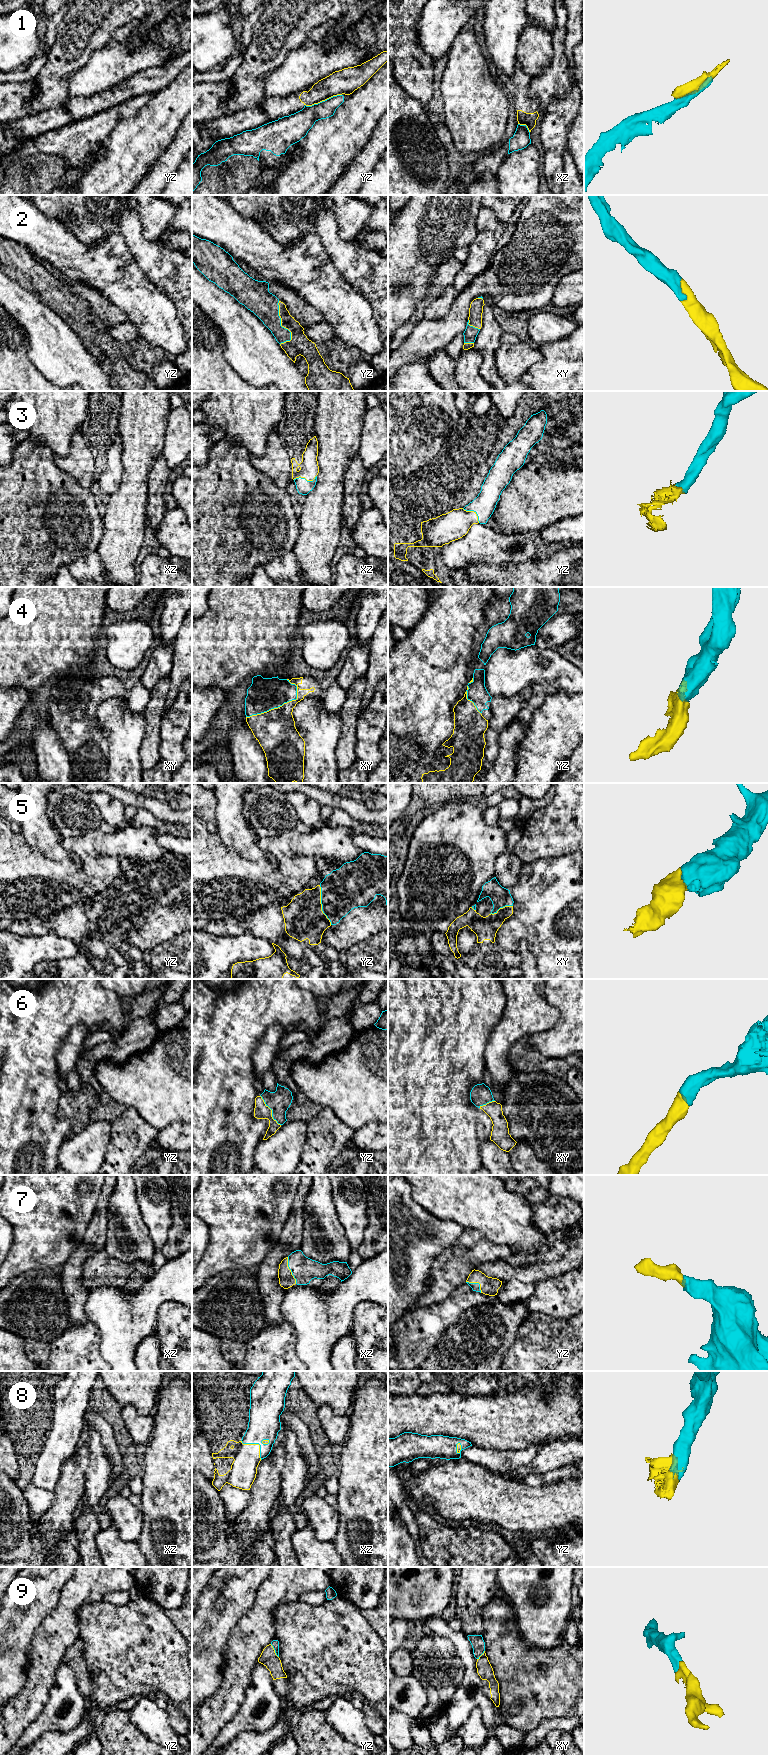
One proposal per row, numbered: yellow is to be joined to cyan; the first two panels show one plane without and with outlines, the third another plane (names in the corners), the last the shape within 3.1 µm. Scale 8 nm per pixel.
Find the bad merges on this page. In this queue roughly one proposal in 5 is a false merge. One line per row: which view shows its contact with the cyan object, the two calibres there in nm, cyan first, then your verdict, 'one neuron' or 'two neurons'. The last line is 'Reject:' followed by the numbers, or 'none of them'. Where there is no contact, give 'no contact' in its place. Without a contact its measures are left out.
1: contact in yz; calibres 180 and 200 nm; two neurons
2: contact in yz; calibres 220 and 160 nm; one neuron
3: contact in xz; calibres 120 and 160 nm; one neuron
4: contact in xy; calibres 260 and 320 nm; one neuron
5: contact in yz; calibres 340 and 320 nm; one neuron
6: contact in yz; calibres 180 and 120 nm; one neuron
7: contact in xz; calibres 200 and 130 nm; one neuron
8: contact in xz; calibres 260 and 220 nm; one neuron
9: contact in yz; calibres 60 and 140 nm; one neuron
Reject: 1

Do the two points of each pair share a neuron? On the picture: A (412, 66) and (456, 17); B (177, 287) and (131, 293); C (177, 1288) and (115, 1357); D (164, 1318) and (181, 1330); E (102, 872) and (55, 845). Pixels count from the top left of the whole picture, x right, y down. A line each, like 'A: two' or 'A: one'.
A: two
B: two
C: one
D: one
E: two

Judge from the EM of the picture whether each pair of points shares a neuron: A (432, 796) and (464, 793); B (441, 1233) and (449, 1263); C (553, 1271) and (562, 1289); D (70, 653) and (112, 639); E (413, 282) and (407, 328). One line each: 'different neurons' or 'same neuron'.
A: same neuron
B: different neurons
C: different neurons
D: different neurons
E: different neurons

